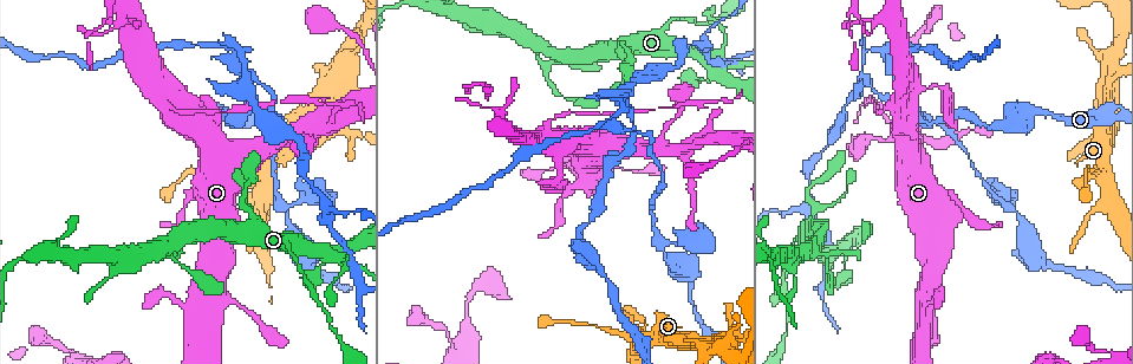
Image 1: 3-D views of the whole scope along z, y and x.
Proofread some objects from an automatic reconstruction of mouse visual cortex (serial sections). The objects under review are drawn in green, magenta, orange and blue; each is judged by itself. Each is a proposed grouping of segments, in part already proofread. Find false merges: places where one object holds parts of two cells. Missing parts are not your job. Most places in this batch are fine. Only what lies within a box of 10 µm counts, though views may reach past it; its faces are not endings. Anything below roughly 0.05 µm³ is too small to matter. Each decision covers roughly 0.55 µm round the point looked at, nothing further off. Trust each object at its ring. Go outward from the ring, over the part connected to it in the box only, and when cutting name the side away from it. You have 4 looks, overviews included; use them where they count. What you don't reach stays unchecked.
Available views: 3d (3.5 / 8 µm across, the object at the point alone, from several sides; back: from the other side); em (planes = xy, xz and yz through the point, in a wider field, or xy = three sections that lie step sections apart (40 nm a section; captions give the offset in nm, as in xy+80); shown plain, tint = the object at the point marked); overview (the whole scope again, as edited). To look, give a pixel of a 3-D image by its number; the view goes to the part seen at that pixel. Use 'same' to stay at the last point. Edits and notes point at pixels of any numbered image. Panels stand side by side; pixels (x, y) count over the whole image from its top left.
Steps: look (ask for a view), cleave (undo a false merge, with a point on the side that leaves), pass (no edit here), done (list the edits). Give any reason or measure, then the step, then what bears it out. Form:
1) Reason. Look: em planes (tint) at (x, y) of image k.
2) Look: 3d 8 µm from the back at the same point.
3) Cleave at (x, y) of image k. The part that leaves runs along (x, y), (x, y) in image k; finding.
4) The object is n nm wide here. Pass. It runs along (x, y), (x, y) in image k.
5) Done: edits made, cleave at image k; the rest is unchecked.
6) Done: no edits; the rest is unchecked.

Thick turns thin. Look: 3d 3.5 µm at (578, 112) of image 1.

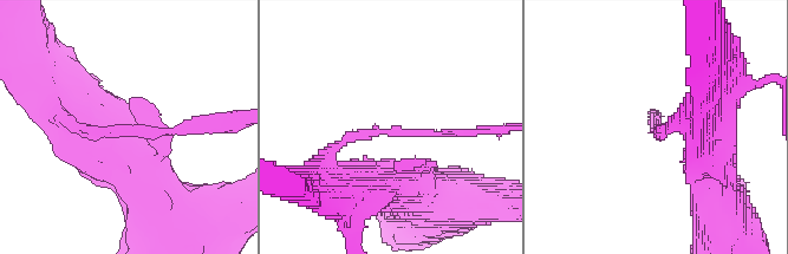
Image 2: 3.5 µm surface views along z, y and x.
Pass. It runs along (327, 163), (338, 144), (368, 132), (473, 132) in image 2; all the same cell.

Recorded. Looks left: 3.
Thick turns thin. Look: 3d 3.5 µm at (298, 269) of image 1.

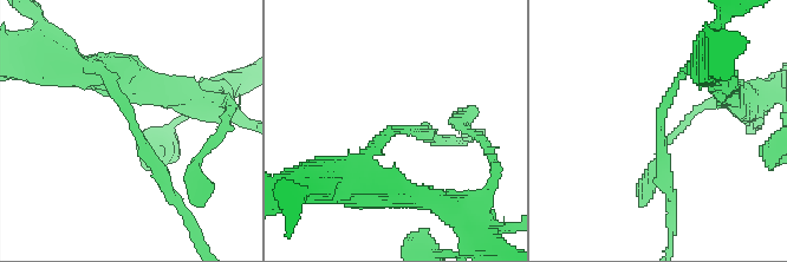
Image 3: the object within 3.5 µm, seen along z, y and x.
The arms are 150, 200 nm wide; now the EM. Look: em xy step 2 (tint) at (660, 129) of image 3.

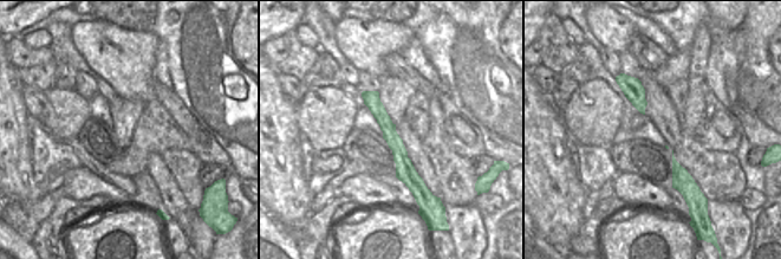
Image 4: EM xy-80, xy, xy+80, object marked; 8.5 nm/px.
Pass. It runs along (99, 70), (110, 77), (173, 196) in image 3; one cell here.

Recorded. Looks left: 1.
Done: no edits; the rest is unchecked.

